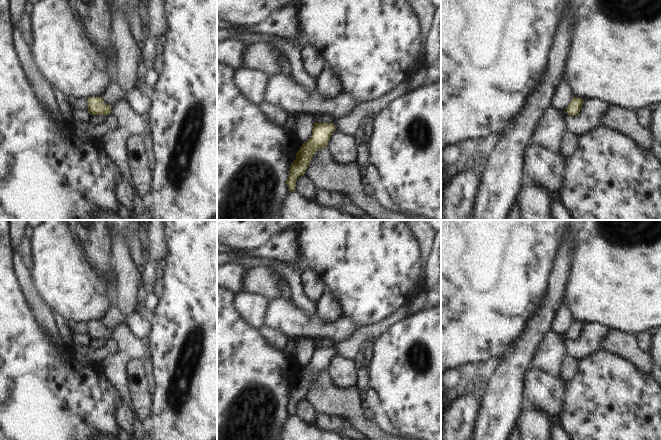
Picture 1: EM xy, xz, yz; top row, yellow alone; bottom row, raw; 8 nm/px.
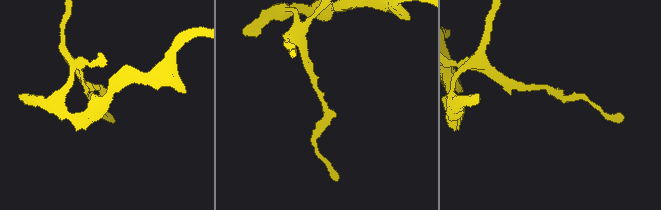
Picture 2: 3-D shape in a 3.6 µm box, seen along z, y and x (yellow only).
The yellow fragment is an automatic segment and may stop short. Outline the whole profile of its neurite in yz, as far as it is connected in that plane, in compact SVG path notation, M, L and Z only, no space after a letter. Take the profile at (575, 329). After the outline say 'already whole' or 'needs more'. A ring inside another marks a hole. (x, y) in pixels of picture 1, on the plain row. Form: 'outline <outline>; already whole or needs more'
outline M574 321L569 327L569 330L566 334L567 338L571 340L577 339L580 336L582 329L583 329L583 324L580 322Z; already whole

